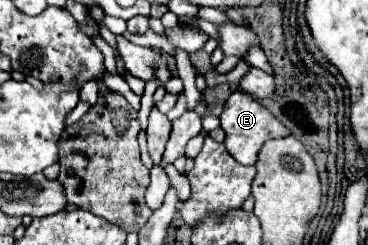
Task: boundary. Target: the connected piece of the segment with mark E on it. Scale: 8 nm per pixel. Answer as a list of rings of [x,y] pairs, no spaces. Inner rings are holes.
[[[234,92],[230,94],[226,106],[224,106],[224,112],[220,116],[220,122],[222,122],[222,128],[226,132],[226,150],[234,156],[236,162],[244,164],[244,166],[250,166],[258,160],[258,152],[262,150],[264,142],[270,140],[270,138],[286,138],[290,134],[290,130],[274,118],[272,112],[268,112],[256,98],[244,94],[244,92]]]

